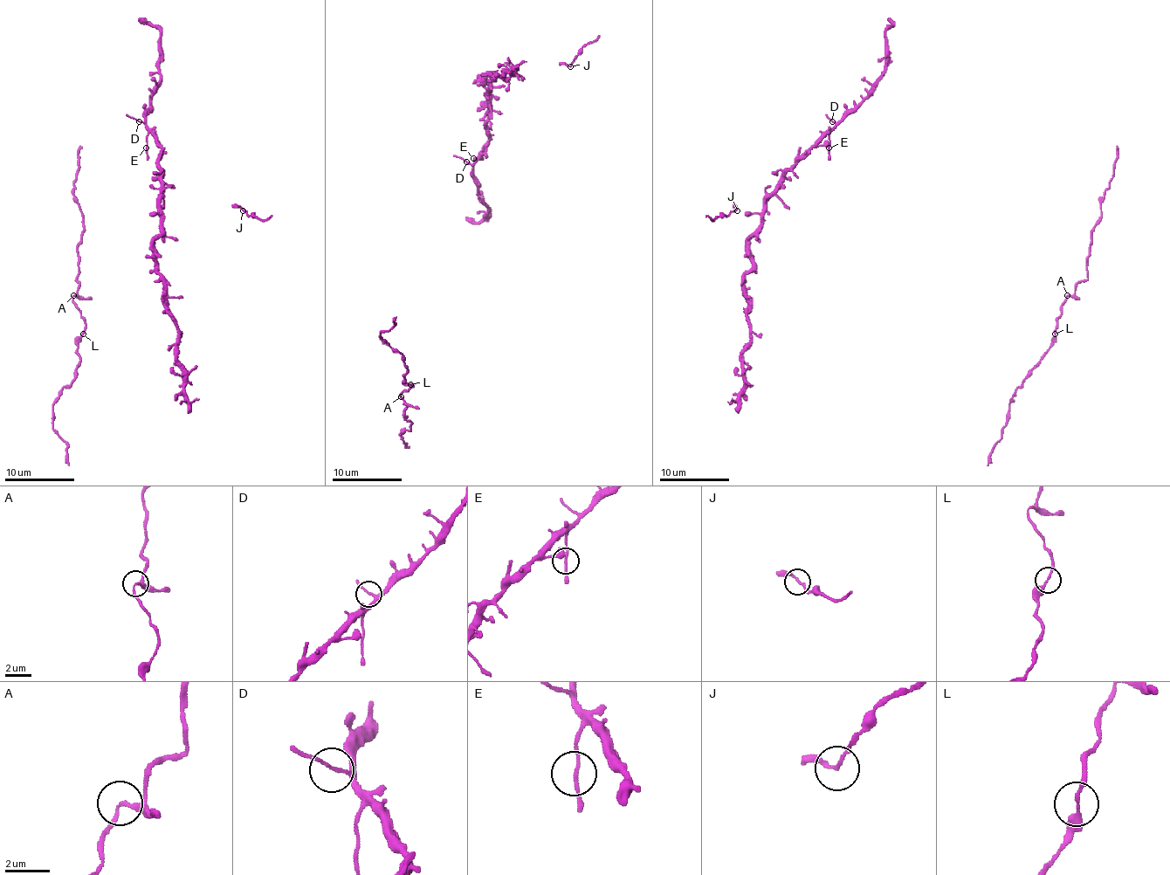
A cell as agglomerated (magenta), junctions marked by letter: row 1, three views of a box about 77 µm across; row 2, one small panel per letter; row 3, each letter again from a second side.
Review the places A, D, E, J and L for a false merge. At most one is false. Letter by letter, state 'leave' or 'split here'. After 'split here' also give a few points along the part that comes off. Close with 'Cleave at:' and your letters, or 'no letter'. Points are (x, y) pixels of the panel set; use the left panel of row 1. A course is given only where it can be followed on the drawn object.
A: leave
D: leave
E: leave
J: leave
L: leave
Cleave at: no letter

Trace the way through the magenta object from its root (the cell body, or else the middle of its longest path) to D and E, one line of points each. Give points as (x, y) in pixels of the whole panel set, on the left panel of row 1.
D: (158, 63), (160, 87), (151, 97), (146, 121), (139, 121)
E: (158, 63), (160, 87), (151, 97), (151, 111), (146, 116), (146, 148)

